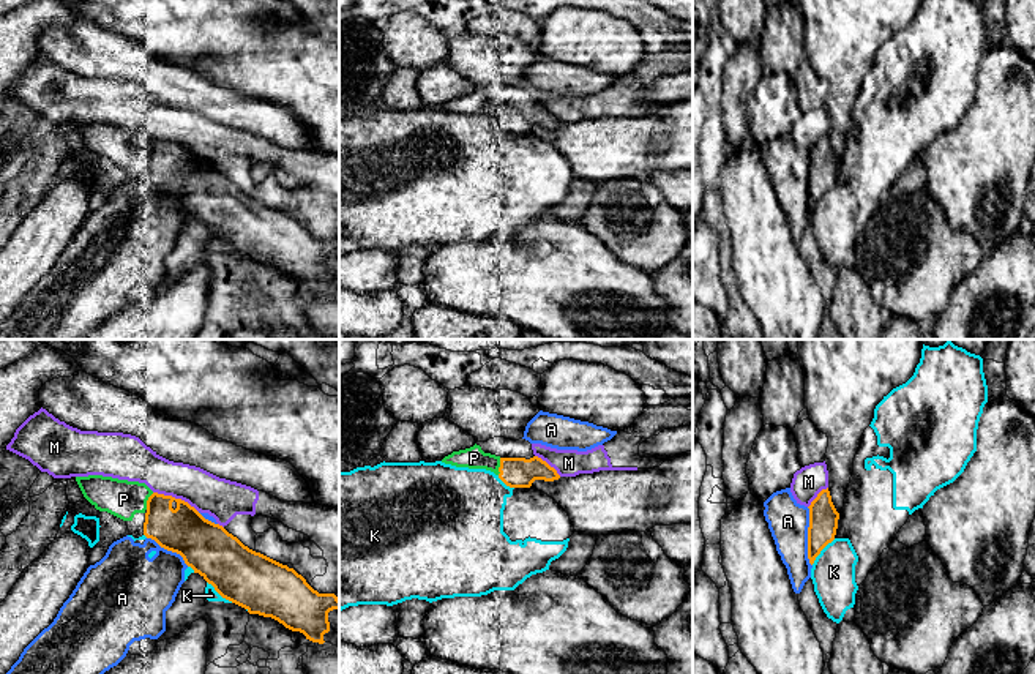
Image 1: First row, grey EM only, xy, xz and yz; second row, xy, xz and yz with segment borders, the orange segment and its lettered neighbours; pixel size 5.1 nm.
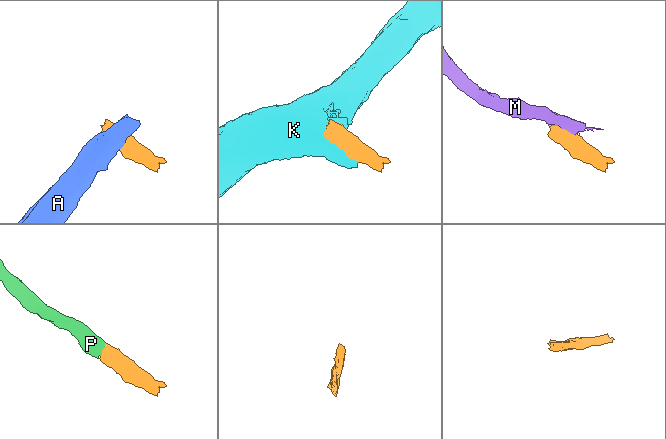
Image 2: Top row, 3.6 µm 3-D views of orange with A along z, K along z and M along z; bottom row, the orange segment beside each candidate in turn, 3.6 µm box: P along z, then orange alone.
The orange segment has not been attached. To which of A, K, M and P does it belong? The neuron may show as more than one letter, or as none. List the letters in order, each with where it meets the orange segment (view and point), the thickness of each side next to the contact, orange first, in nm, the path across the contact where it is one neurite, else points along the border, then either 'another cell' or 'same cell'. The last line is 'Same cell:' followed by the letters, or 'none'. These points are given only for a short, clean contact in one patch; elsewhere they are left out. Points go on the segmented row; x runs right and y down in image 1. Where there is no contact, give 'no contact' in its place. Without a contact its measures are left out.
A: meets orange in yz at (808, 537); 140 nm thick on the orange side, 200 nm on the other; border along yz (807, 507), (808, 562), (811, 565); another cell
K: meets orange in yz at (821, 550); 140 nm thick on the orange side, 220 nm on the other; another cell
M: meets orange in xy at (174, 498); 240 nm thick on the orange side, 200 nm on the other; border along xy (153, 491), (183, 499), (198, 512); another cell
P: meets orange in xy at (147, 501); 240 nm thick on the orange side, 190 nm on the other; same cell
Same cell: P

